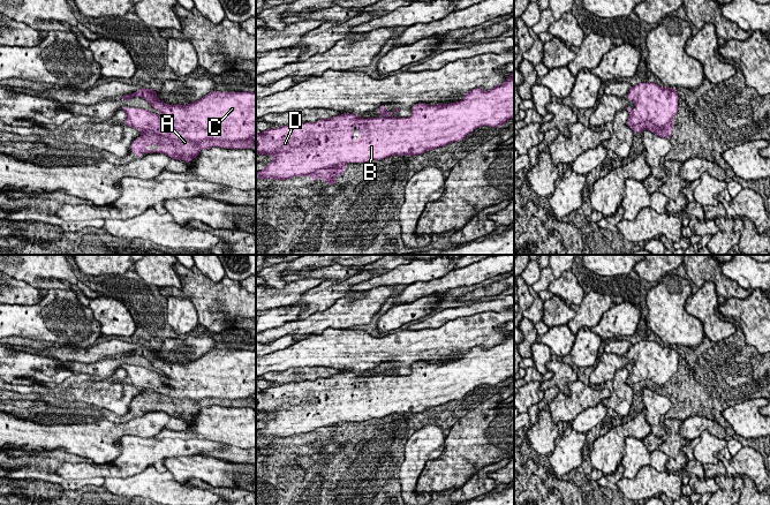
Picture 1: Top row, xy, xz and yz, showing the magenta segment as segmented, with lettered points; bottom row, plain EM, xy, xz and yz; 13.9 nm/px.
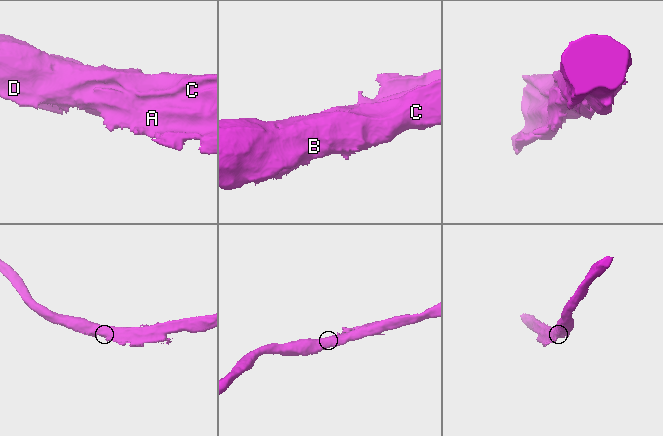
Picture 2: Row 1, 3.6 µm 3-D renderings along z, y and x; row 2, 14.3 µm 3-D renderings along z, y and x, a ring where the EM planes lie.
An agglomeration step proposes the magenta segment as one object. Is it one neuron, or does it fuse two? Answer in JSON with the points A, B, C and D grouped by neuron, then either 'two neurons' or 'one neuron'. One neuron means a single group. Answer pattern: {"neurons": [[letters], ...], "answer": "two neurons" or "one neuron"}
{"neurons": [["A", "B", "C", "D"]], "answer": "one neuron"}

